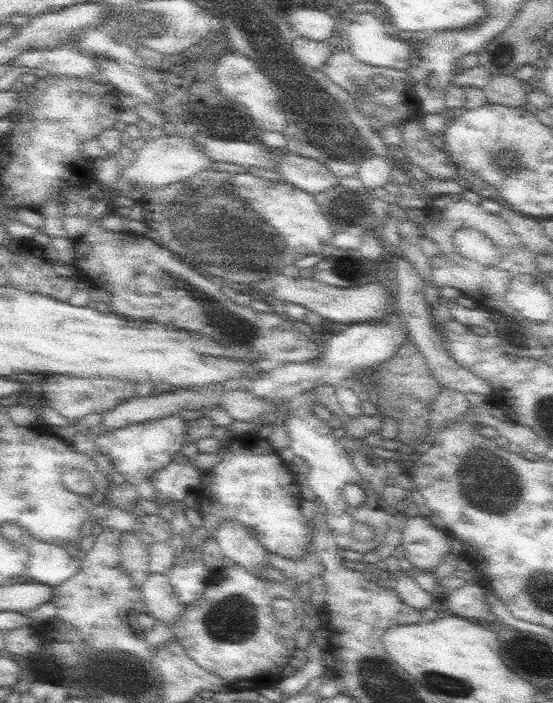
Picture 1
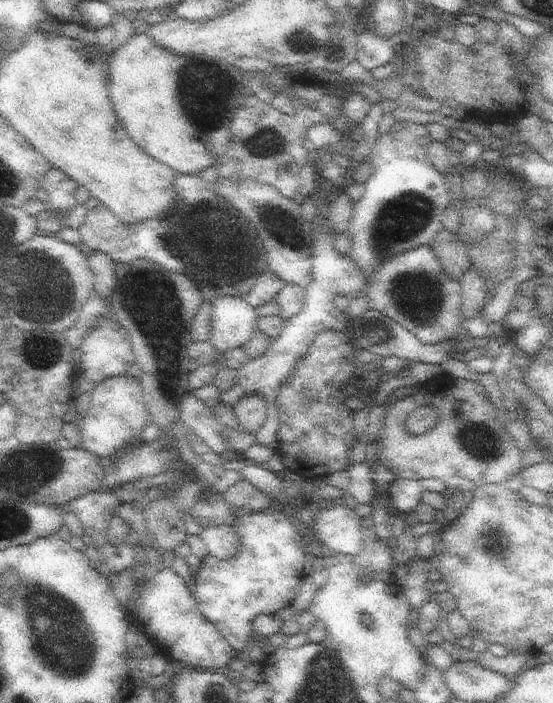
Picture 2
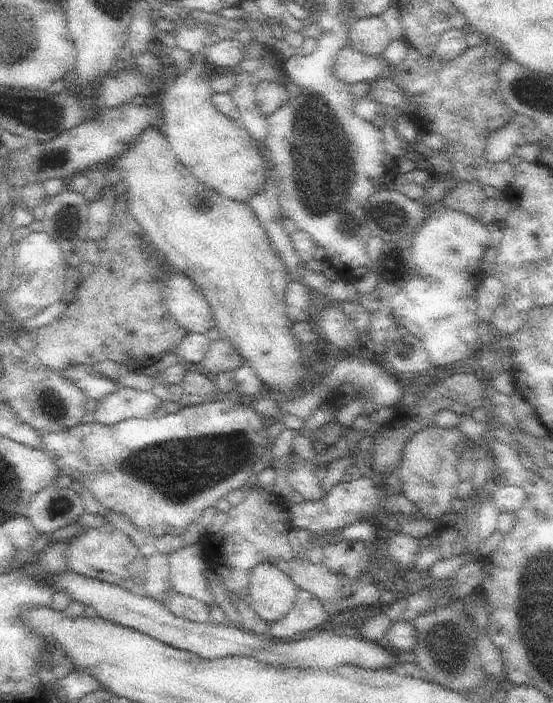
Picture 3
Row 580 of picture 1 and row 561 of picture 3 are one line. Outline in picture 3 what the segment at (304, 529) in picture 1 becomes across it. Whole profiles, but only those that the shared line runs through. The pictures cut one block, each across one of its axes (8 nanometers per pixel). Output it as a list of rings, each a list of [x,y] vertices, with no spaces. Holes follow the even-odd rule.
[[[202,542],[186,544],[171,554],[169,565],[171,570],[170,584],[176,593],[180,593],[206,604],[215,603],[215,598],[208,588],[208,564],[204,558]]]

